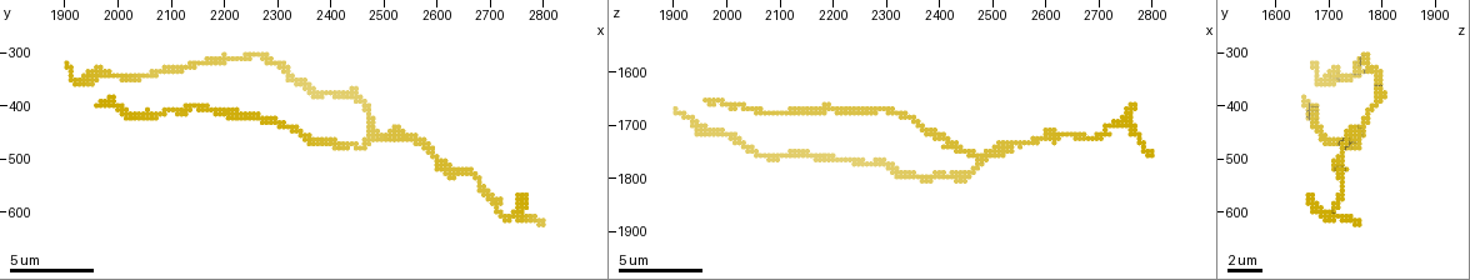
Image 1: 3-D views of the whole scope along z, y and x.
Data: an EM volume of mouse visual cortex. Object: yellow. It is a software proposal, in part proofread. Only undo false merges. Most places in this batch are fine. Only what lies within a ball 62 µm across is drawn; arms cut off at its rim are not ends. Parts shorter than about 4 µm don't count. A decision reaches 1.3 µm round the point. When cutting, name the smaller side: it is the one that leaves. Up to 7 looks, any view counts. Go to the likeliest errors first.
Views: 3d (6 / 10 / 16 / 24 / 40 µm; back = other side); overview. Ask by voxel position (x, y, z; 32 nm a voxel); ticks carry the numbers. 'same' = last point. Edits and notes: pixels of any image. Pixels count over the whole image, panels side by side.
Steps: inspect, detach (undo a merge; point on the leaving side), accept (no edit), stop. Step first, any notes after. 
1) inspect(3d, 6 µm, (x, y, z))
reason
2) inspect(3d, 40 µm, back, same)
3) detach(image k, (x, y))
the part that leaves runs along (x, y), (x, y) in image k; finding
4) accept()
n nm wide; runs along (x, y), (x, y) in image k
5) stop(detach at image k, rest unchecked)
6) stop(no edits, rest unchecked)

inspect(3d, 6 µm, (2485, 465, 1760))
arms part here

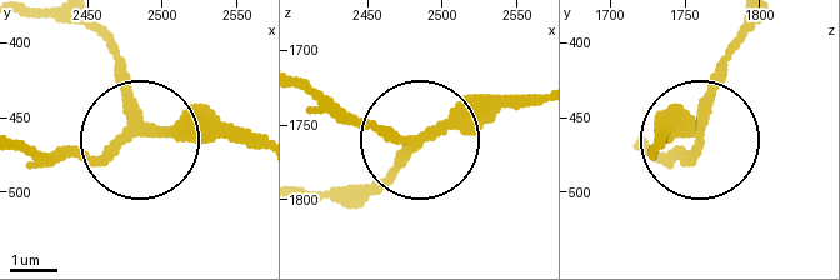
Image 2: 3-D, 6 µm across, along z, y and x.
accept()
200 nm wide; runs along (108, 46), (144, 134), (248, 138) in image 2; continuous, no second neuron

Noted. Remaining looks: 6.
inspect(3d, 10 µm, (2650, 525, 1715))
calibre changes

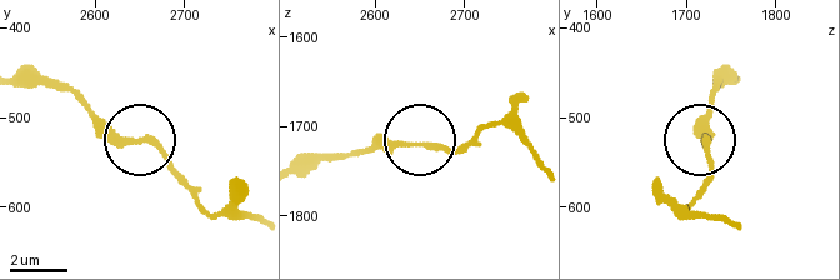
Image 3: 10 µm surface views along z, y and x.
accept()
200 nm wide; runs along (303, 171), (389, 143), (460, 149), (480, 143) in image 3; continuous, no second neuron

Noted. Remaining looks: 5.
inspect(3d, 10 µm, (2280, 430, 1675))
thick turns thin

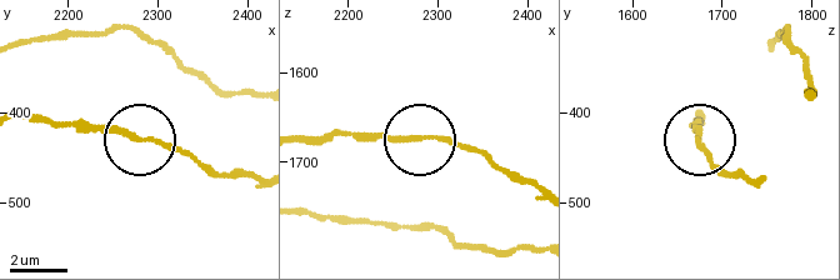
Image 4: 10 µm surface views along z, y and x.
inspect(3d, 6 µm, (2280, 430, 1675))
closer look

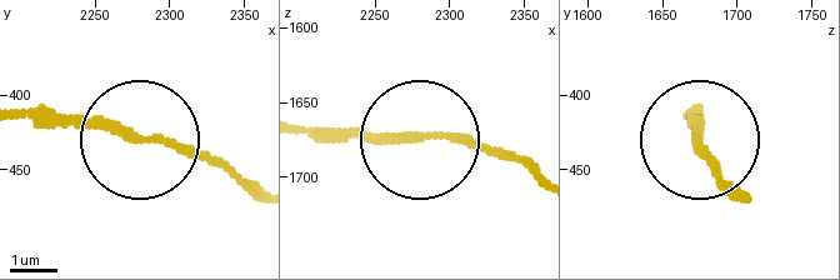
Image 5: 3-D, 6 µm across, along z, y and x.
accept()
runs along (539, 180), (444, 136), (300, 131) in image 5; continuous, no second neuron

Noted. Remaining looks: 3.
stop(no edits, rest unchecked)

